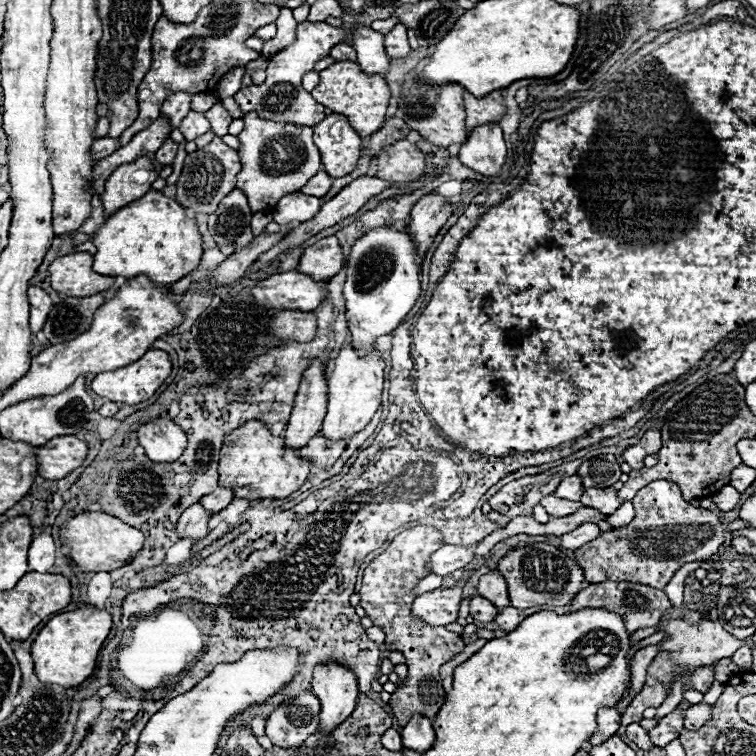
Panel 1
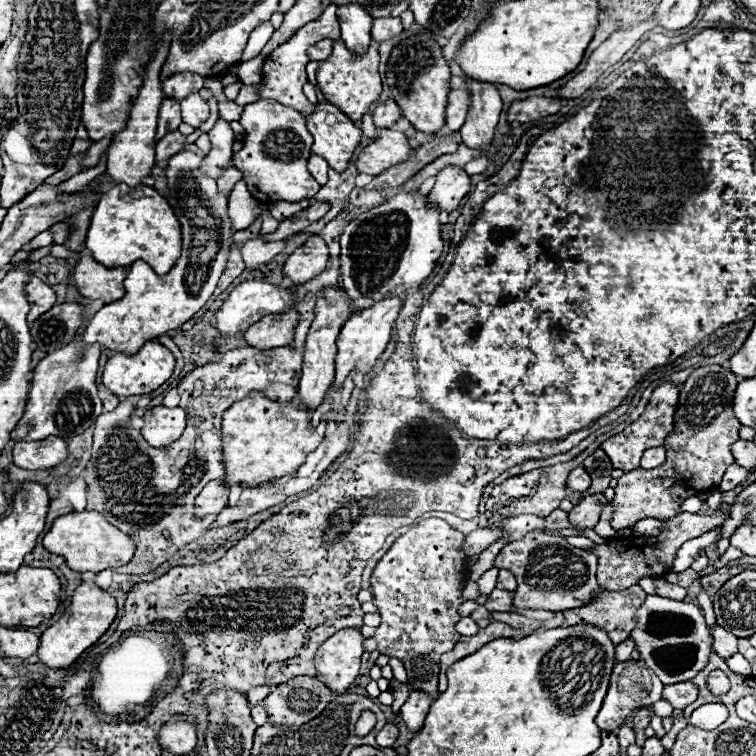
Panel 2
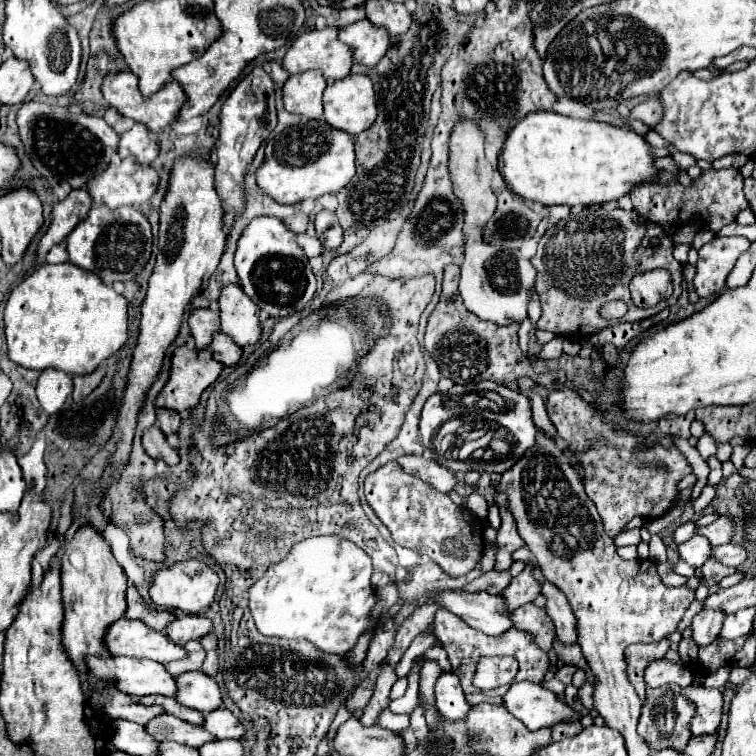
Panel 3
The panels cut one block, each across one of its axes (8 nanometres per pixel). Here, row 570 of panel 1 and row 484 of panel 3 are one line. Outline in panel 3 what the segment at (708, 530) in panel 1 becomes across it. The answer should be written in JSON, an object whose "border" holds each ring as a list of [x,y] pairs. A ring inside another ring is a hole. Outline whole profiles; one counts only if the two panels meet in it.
{"border":[[[572,388],[552,390],[548,394],[546,410],[558,436],[582,464],[586,494],[596,504],[604,530],[610,538],[616,538],[634,516],[642,516],[646,520],[660,518],[672,508],[678,494],[676,484],[692,472],[678,448],[666,448],[662,444],[640,448],[638,436],[614,430],[614,426]]]}

